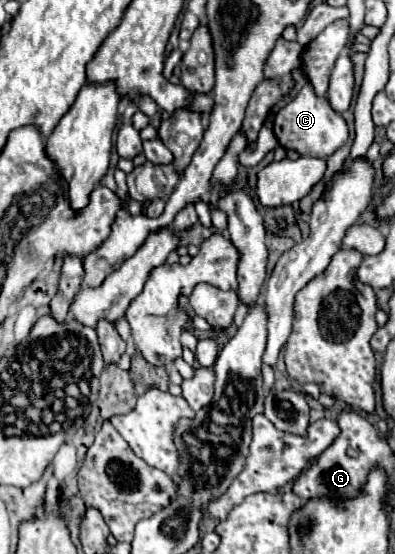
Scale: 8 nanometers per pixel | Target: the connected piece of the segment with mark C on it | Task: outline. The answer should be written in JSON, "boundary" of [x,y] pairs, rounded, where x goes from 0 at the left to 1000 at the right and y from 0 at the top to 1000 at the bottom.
{"boundary":[[[772,152],[757,162],[757,170],[701,202],[691,235],[696,235],[696,249],[716,267],[752,271],[767,282],[803,282],[818,289],[828,289],[848,271],[858,271],[884,245],[878,224],[863,213],[863,206],[853,206],[823,177],[797,173],[782,152]]]}

